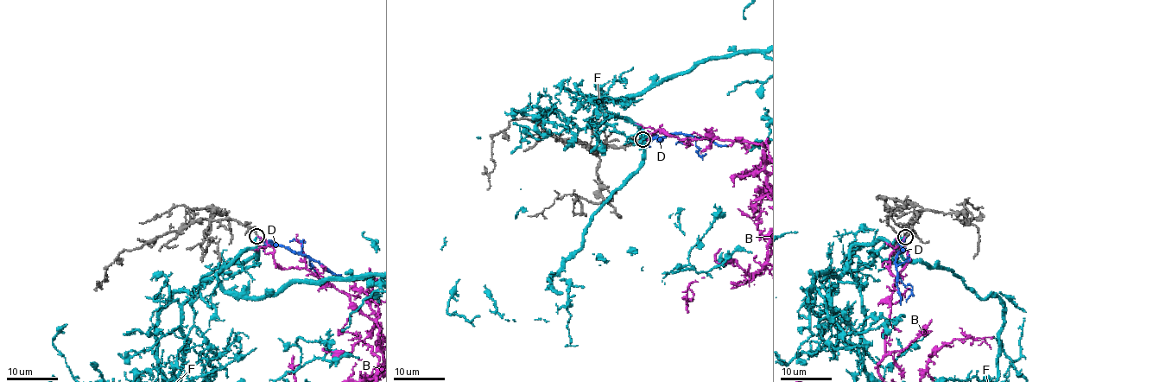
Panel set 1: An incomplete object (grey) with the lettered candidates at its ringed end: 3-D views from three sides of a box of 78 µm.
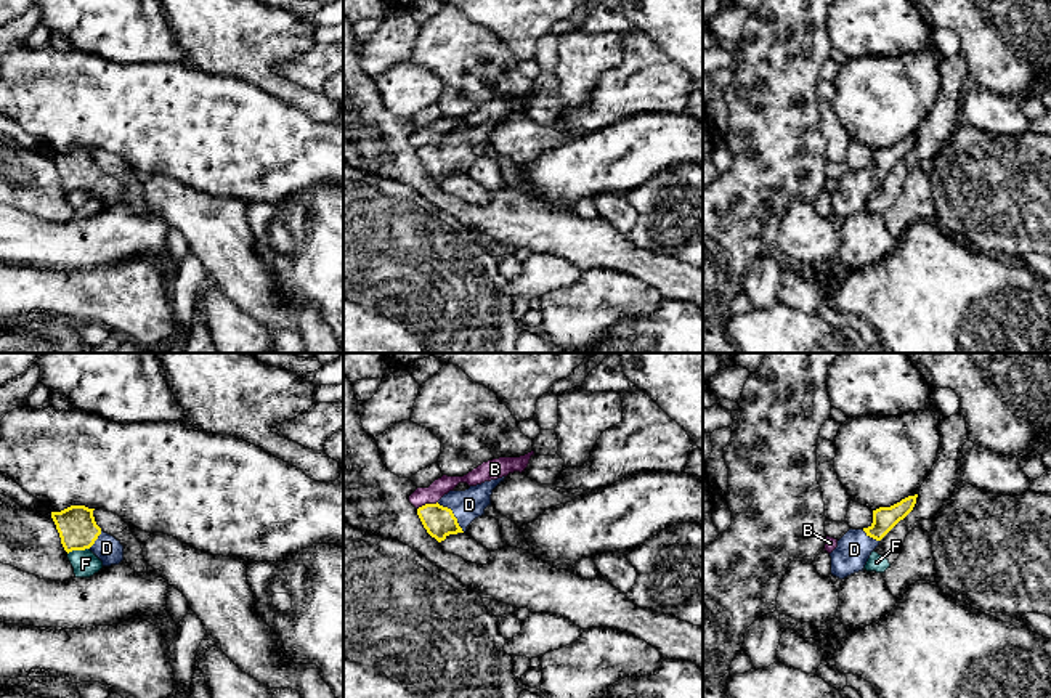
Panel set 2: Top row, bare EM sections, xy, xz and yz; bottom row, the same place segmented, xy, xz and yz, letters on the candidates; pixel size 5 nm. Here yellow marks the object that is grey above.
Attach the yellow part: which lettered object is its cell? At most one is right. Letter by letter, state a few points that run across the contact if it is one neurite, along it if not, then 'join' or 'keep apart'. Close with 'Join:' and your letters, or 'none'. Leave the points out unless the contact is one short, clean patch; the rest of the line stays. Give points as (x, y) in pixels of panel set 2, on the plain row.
B: xz (437, 142), (426, 143), (417, 150) | keep apart
D: xz (440, 162), (453, 154), (469, 145) | join
F: xy (89, 188), (68, 194) | keep apart
Join: D

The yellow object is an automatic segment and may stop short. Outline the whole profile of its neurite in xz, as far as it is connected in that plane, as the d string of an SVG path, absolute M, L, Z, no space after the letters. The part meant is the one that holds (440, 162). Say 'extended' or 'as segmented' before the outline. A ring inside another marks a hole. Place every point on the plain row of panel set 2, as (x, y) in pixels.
extended; M504 119L485 122L465 132L449 132L436 144L419 148L417 156L424 168L438 183L449 175L465 173L475 159L485 156L485 149L491 146L493 130Z

